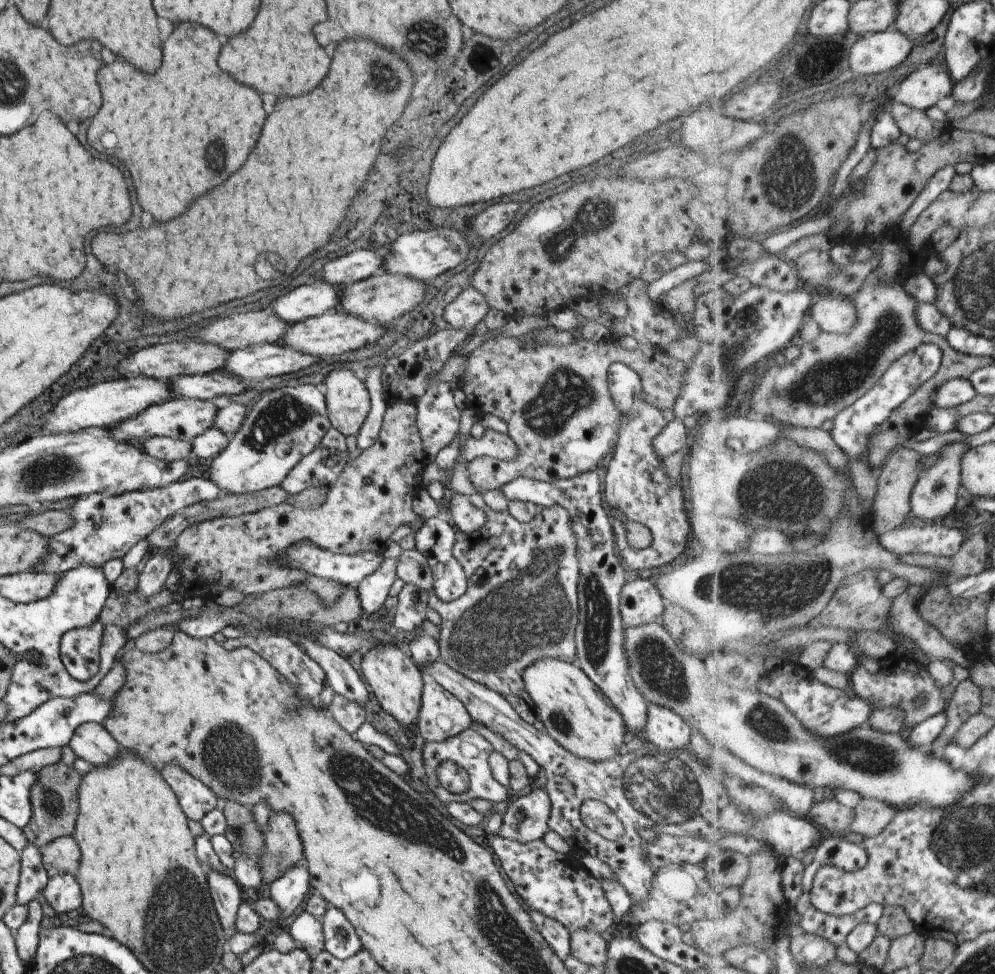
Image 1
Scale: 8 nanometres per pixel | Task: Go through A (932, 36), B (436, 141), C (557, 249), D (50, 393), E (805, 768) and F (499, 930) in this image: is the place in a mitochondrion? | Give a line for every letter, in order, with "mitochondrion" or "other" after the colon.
A: other
B: other
C: mitochondrion
D: other
E: mitochondrion
F: mitochondrion

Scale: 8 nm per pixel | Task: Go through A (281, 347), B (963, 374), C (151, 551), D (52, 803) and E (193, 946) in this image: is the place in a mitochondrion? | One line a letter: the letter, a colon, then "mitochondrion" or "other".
A: other
B: other
C: other
D: mitochondrion
E: mitochondrion

